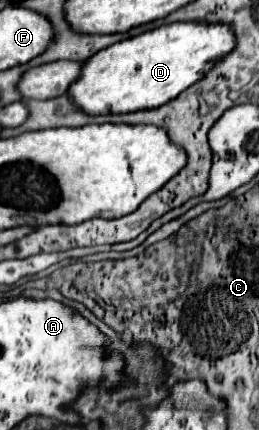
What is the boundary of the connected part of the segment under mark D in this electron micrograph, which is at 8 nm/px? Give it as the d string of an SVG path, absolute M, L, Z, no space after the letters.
M170 23L110 45L84 63L84 77L68 91L86 113L132 113L156 109L204 79L212 67L236 49L232 25Z

